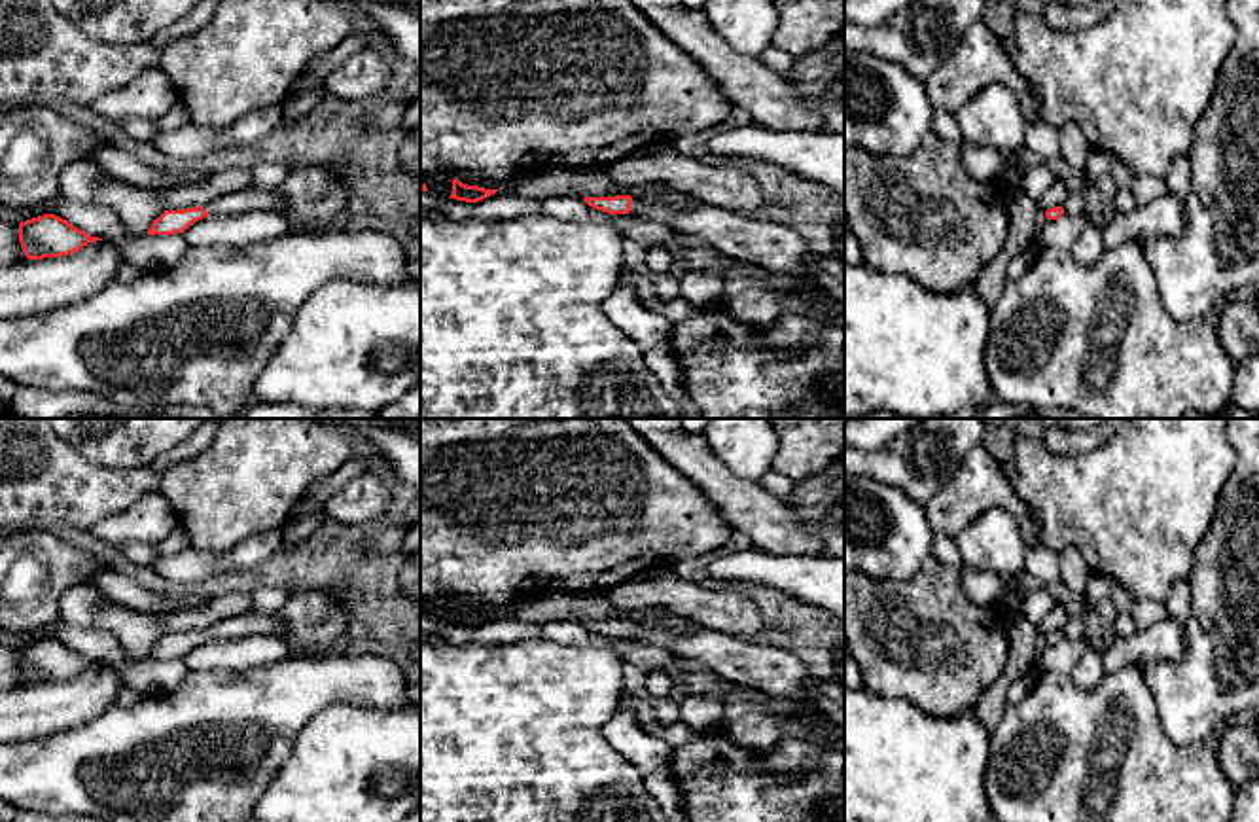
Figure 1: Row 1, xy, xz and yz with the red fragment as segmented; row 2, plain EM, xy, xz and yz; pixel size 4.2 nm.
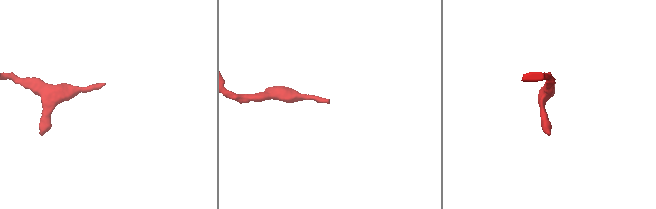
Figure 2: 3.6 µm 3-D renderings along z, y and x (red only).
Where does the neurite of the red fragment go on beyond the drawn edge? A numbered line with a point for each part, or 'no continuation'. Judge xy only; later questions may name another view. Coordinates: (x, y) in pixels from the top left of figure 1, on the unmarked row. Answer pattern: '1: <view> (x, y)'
1: xy (248, 624)

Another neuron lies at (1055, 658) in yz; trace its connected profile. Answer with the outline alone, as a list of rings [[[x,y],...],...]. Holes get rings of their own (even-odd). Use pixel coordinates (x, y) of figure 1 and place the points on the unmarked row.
[[[1064,636],[1058,644],[1047,644],[1036,652],[1034,667],[1039,672],[1070,674],[1089,648],[1096,648],[1104,655],[1109,646],[1104,640],[1070,640]]]

